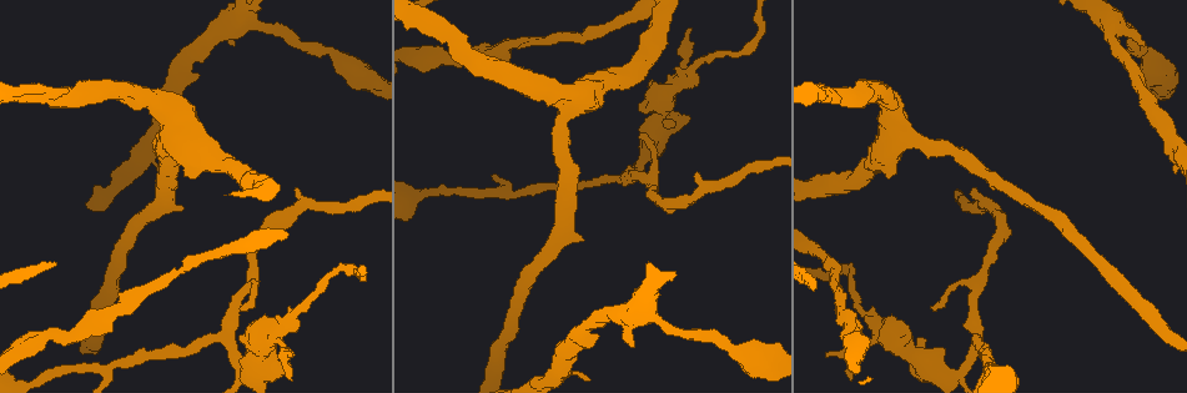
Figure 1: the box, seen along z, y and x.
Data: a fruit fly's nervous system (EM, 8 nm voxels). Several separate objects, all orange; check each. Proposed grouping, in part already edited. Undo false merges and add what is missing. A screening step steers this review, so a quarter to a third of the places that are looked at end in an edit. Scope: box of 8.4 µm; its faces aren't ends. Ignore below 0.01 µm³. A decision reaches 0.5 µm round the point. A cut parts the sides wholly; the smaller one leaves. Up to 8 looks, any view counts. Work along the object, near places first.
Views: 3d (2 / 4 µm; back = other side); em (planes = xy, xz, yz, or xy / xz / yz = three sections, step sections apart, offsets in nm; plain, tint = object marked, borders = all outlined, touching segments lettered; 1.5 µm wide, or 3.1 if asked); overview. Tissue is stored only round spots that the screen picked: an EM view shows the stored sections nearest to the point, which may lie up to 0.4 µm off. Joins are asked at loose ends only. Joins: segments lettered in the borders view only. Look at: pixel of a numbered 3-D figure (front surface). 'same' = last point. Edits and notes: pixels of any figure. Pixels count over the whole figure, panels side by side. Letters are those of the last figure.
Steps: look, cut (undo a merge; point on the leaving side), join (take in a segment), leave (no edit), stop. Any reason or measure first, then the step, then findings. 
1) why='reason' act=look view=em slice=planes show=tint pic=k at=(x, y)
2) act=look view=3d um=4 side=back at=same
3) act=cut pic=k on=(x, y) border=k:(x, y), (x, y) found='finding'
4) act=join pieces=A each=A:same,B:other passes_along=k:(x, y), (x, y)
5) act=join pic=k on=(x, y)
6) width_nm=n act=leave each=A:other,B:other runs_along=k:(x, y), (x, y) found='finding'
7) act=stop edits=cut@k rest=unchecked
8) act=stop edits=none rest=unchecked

why='thick turns thin' act=look view=em slice=xz step=4 show=tint pic=1 at=(330, 48)

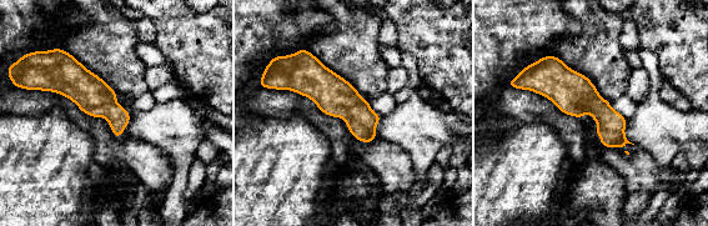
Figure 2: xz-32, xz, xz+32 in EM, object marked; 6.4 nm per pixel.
why='cut it another way' act=look view=em slice=planes show=tint at=same

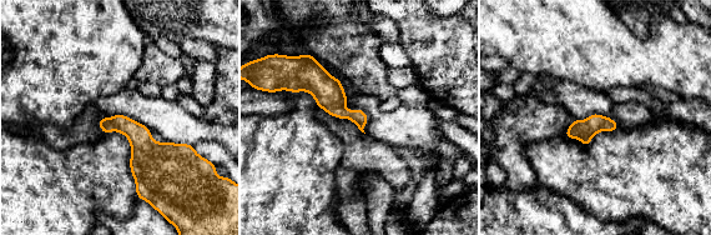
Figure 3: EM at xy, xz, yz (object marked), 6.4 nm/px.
why='see the neighbours' act=look view=em slice=planes show=borders at=same

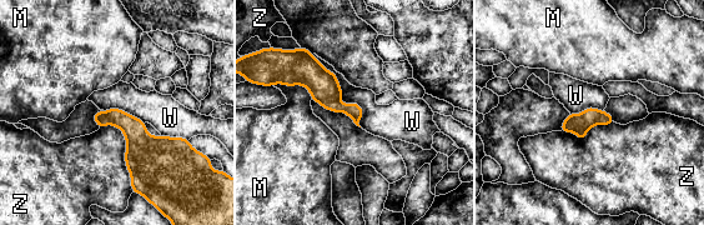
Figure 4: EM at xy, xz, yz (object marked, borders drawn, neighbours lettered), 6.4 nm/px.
longest_contact=W:550nm act=leave each=M:other,W:other,Z:other border=4:(312, 54), (361, 126) found='one neuron here'

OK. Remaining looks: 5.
why='branch stops here' act=look view=3d um=2 pic=1 at=(689, 120)

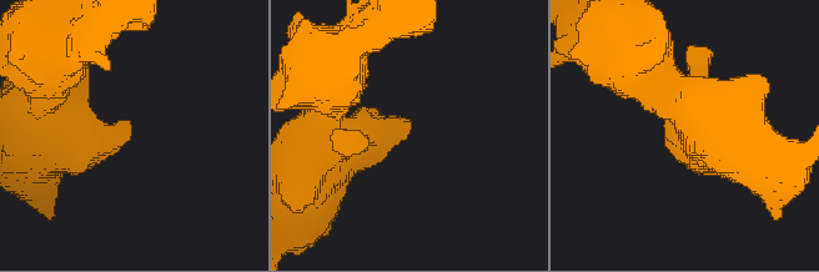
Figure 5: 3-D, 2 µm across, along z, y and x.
why='now the EM' act=look view=em slice=xy step=8 show=tint pic=5 at=(126, 123)

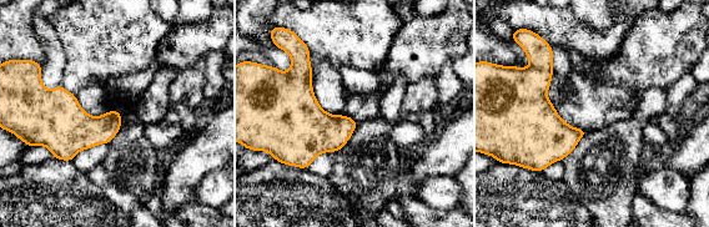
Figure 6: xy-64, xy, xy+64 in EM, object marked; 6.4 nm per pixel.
act=look view=em slice=planes show=borders at=same

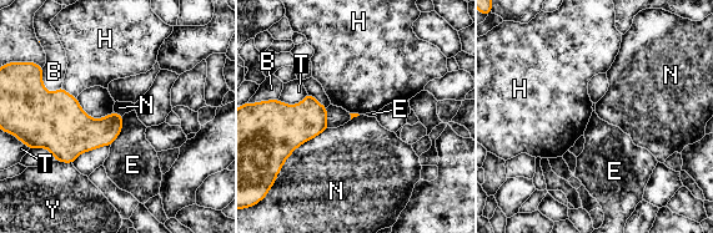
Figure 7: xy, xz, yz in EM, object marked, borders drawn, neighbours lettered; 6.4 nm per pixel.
act=leave each=B:other,E:other,H:other,N:other,T:other,Y:other border=7:(329, 128), (301, 143), (284, 163) found='no lettered segment goes on from it'

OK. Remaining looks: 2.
why='an open end' act=look view=3d um=2 side=back pic=1 at=(692, 29)

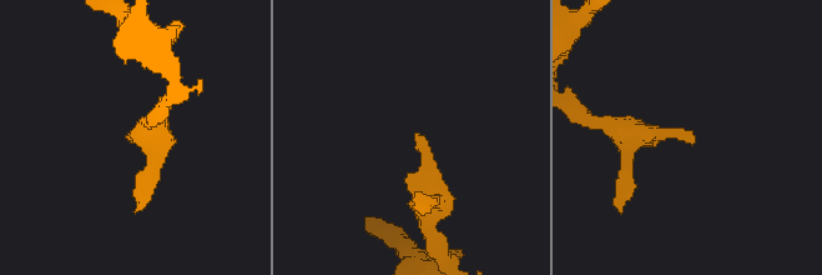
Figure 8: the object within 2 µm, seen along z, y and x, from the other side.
why='need the tissue' act=look view=em slice=xy step=8 show=borders pic=8 at=(692, 144)

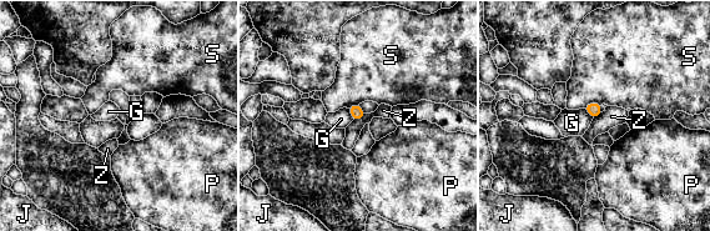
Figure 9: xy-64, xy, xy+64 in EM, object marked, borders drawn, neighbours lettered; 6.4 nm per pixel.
act=leave each=G:other,J:other,P:other,S:other,Z:other found='none of them fits'

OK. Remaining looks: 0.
act=stop edits=none rest=unchecked

